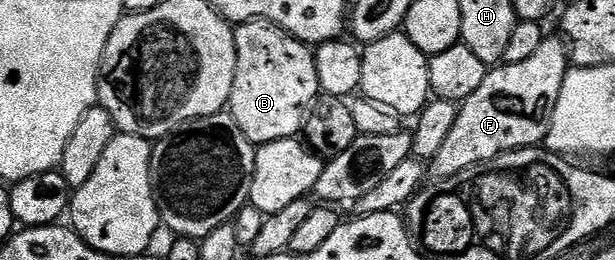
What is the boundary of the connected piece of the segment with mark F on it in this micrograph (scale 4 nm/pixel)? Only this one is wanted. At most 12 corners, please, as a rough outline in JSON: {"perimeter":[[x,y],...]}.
{"perimeter":[[570,52],[494,66],[428,164],[434,180],[544,144]]}

